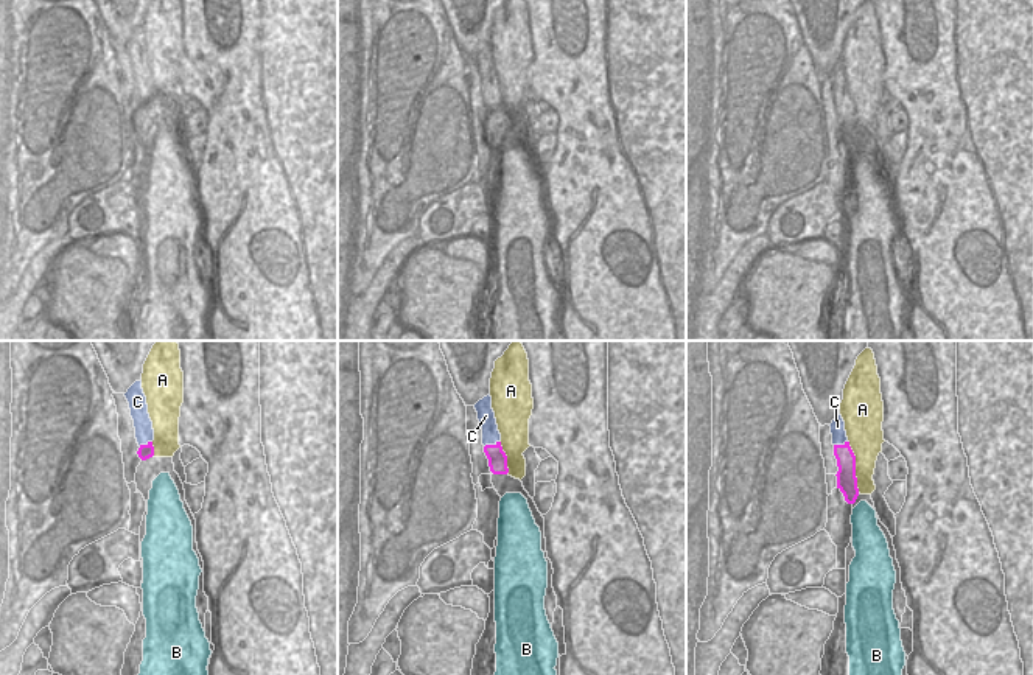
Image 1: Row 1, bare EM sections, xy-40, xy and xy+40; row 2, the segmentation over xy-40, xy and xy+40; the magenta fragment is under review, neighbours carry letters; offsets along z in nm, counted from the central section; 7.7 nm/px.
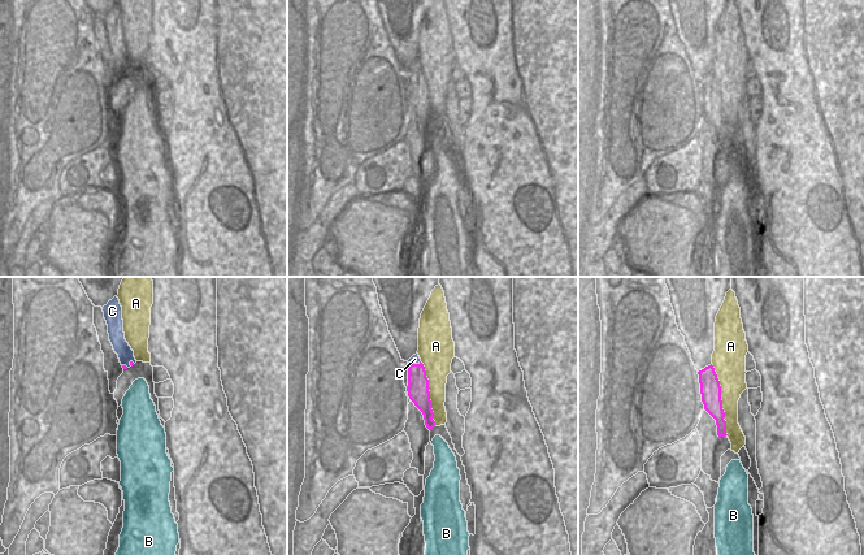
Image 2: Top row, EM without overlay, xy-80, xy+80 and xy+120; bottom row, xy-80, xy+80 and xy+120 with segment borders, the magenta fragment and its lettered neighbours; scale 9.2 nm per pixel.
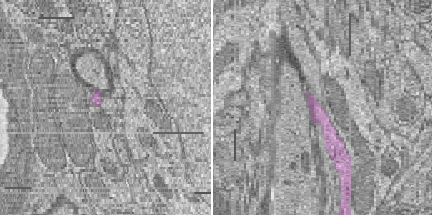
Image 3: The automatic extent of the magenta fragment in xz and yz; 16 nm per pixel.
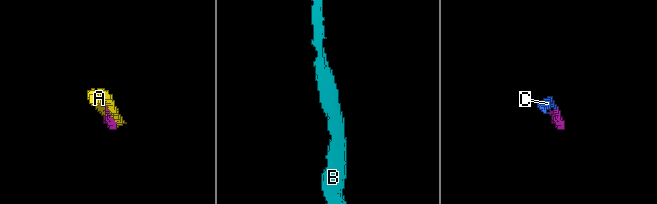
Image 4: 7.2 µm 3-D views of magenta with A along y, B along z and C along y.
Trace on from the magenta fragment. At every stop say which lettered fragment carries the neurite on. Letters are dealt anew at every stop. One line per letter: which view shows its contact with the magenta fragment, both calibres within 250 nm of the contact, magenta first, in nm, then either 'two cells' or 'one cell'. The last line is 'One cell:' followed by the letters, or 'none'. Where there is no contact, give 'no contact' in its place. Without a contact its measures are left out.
A: xy+40 | 160/280 nm | two cells
B: no contact | two cells
C: xy | 150/140 nm | one cell
One cell: C

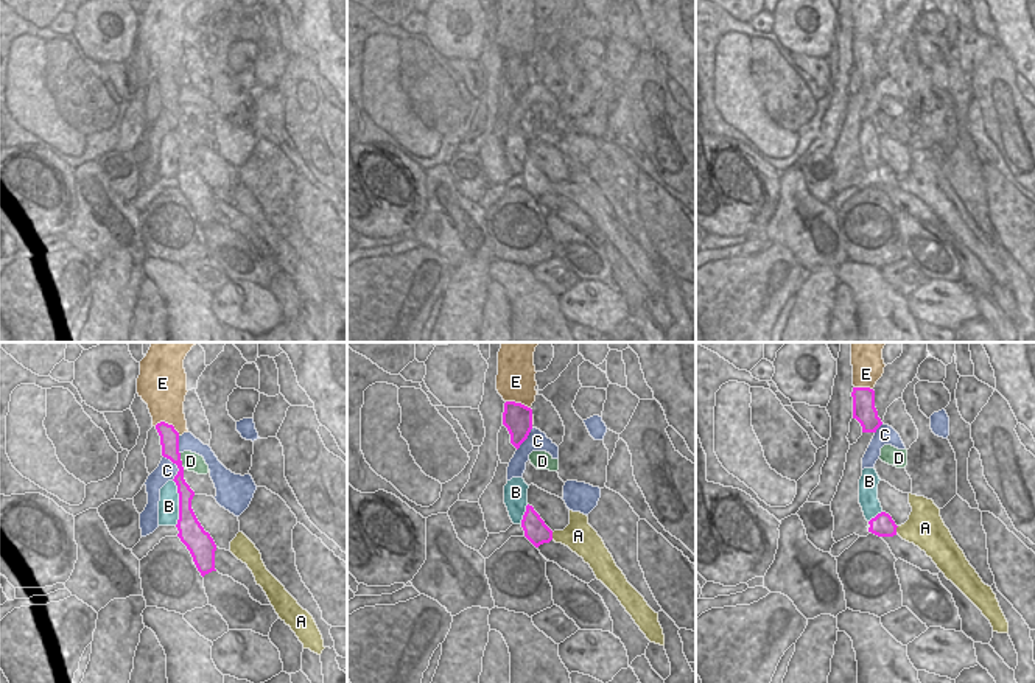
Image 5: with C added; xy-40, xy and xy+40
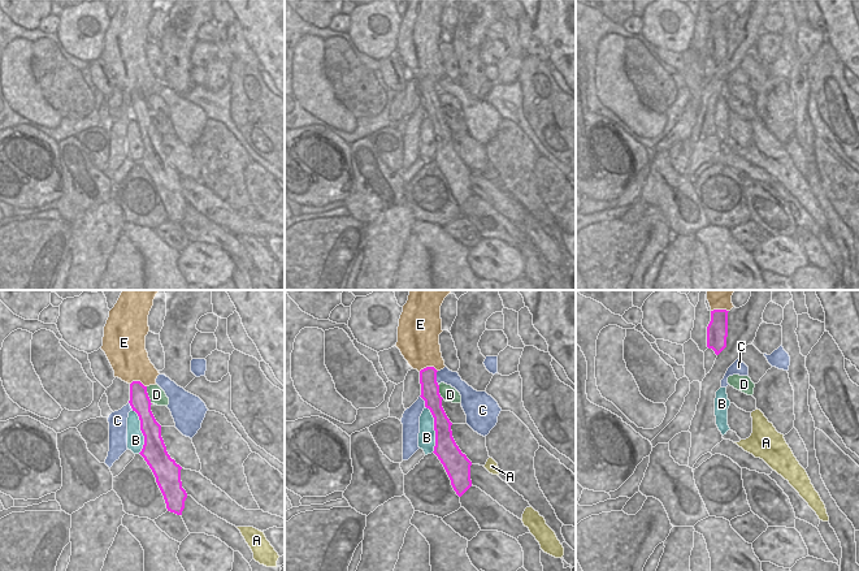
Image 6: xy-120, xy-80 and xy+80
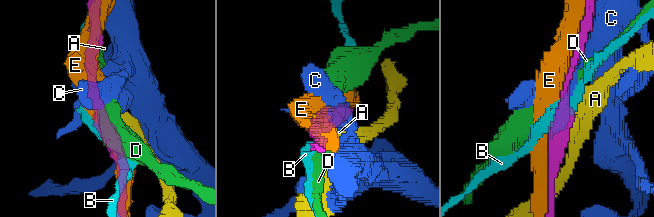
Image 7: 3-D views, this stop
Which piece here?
A: xy | 190/240 nm | two cells
B: xy-40 | 190/170 nm | two cells
C: xy-40 | 140/150 nm | two cells
D: xy-40 | 140/140 nm | two cells
E: xy-40 | 140/320 nm | two cells
One cell: none

